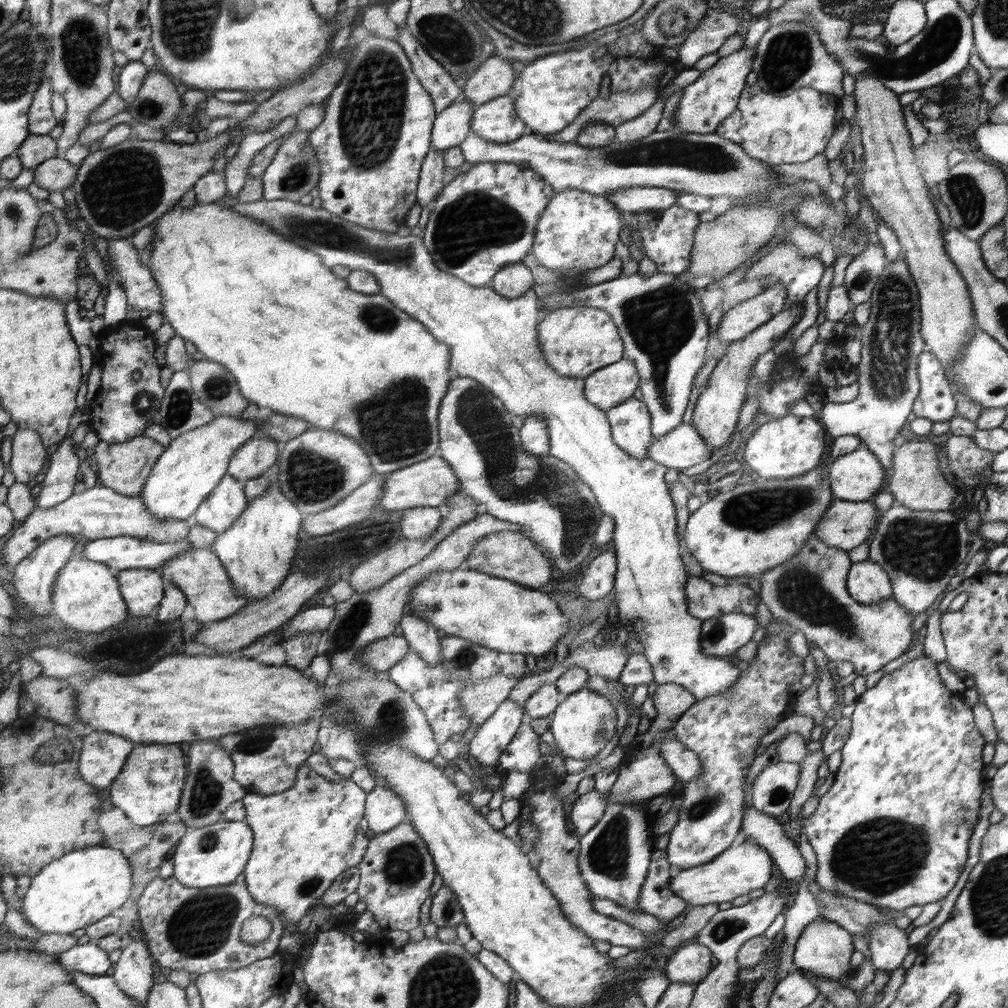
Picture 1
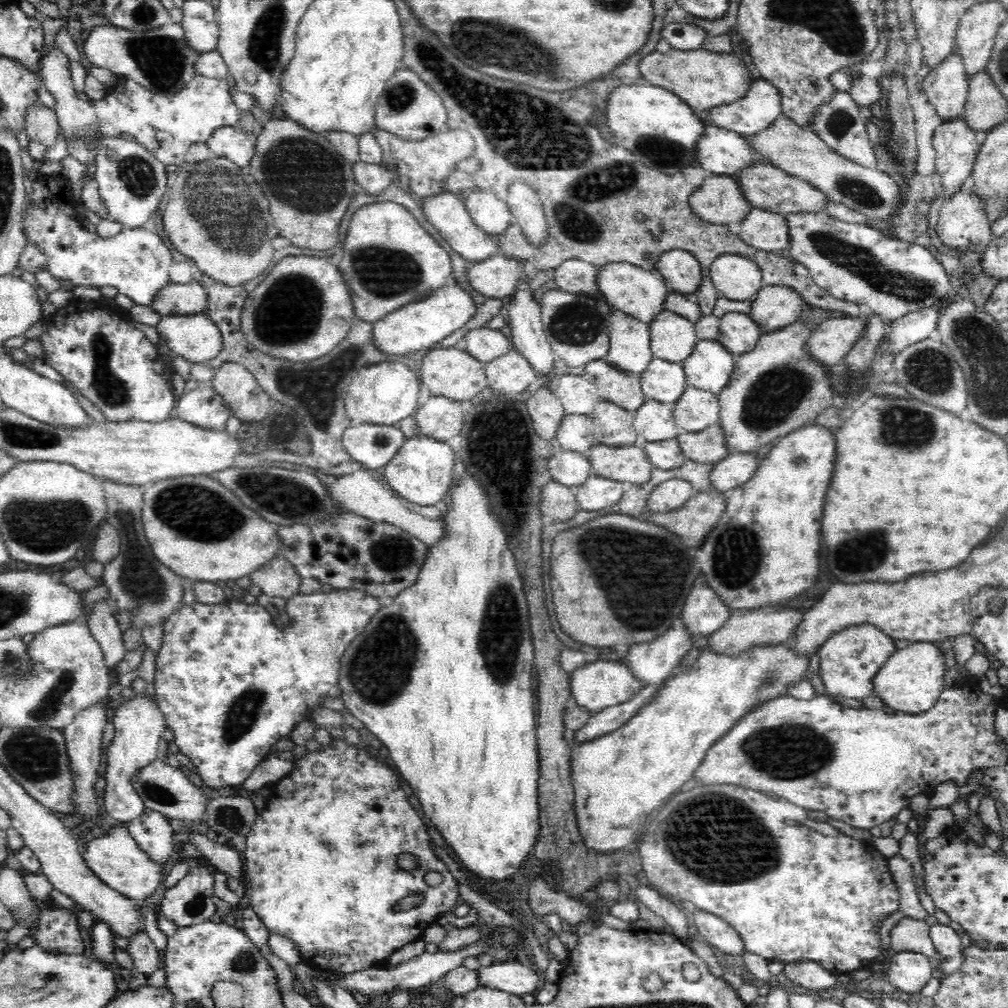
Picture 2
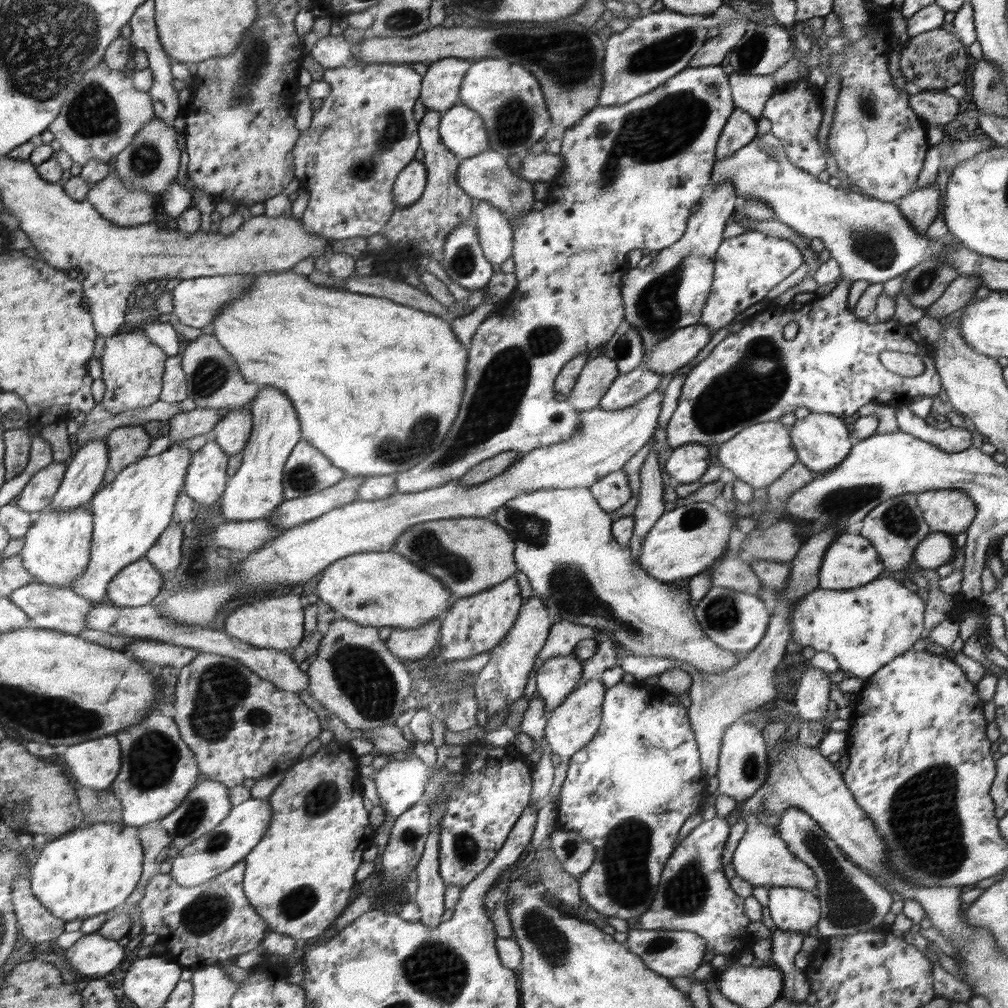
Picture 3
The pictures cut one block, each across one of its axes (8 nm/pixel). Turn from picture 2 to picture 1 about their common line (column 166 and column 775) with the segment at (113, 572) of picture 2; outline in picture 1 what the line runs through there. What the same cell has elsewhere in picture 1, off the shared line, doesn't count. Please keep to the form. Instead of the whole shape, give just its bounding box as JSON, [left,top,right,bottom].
[758,536,914,677]

